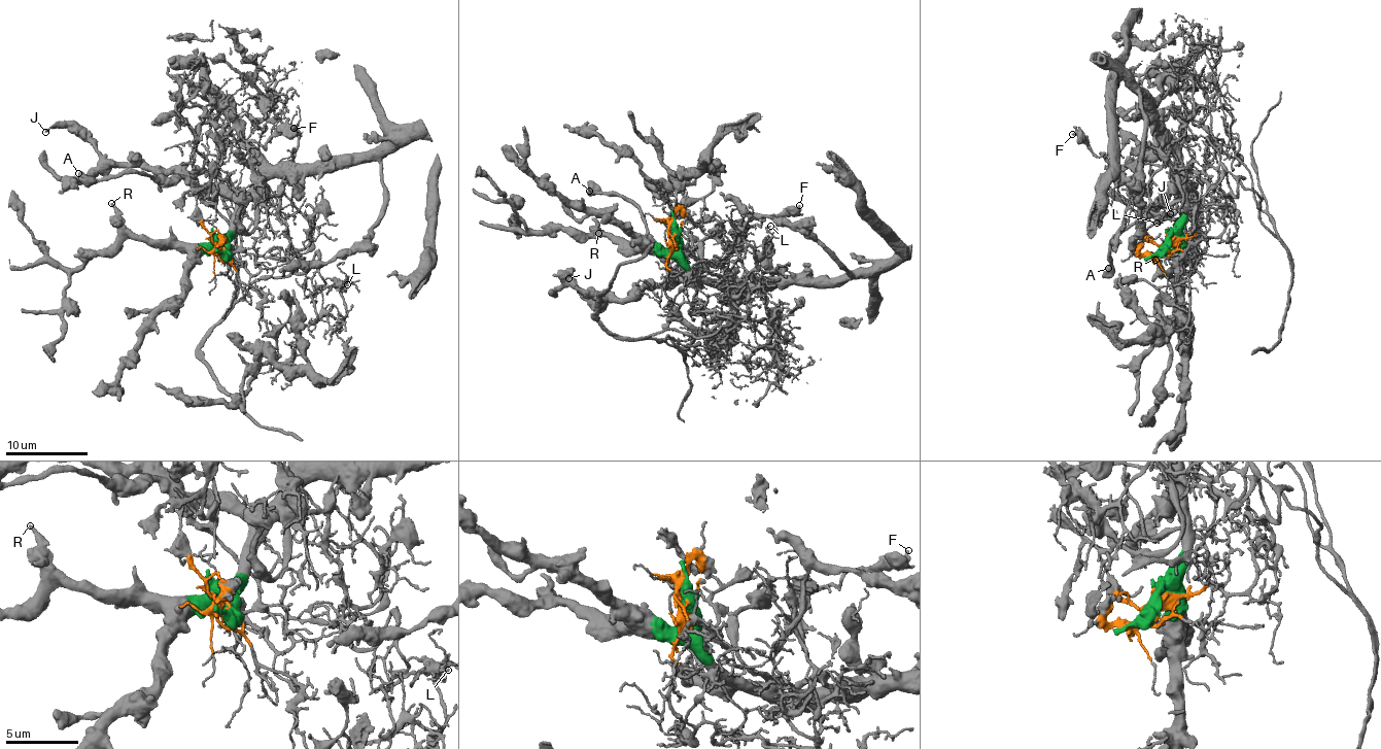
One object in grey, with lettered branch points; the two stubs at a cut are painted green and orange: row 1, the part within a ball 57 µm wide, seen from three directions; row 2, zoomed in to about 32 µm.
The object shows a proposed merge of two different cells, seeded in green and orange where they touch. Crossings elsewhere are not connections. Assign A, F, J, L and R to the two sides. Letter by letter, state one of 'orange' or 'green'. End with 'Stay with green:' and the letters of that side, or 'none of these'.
A: green
F: orange
J: green
L: orange
R: green
Stay with green: A, J, R

